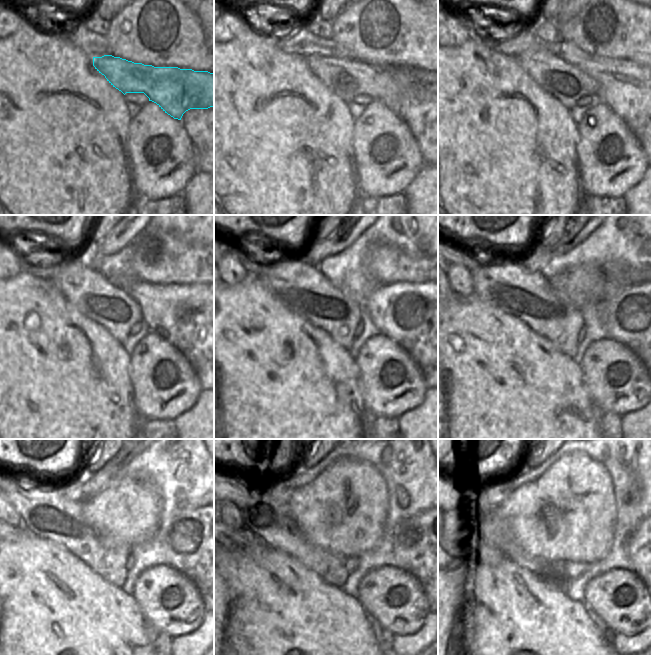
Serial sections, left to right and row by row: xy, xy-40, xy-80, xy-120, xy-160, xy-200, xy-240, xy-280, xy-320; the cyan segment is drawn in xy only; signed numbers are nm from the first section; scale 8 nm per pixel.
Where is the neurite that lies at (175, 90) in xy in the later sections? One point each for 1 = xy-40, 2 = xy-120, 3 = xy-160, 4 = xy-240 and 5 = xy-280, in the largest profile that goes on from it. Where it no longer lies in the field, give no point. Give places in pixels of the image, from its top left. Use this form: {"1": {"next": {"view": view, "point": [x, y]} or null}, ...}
{"1": {"next": {"view": "xy-40", "point": [349, 77]}}, "2": {"next": {"view": "xy-120", "point": [90, 291]}}, "3": {"next": {"view": "xy-160", "point": [294, 277]}}, "4": {"next": {"view": "xy-240", "point": [62, 508]}}, "5": {"next": {"view": "xy-280", "point": [245, 498]}}}

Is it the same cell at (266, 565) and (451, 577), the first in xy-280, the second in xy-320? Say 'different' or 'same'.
different

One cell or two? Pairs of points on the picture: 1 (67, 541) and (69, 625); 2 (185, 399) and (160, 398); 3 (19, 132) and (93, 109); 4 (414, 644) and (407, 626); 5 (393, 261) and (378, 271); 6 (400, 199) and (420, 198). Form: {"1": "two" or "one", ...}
{"1": "two", "2": "one", "3": "one", "4": "two", "5": "one", "6": "two"}

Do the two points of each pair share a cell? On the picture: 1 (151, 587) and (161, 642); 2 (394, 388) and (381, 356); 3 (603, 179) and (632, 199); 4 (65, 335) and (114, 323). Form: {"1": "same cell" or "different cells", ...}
{"1": "different cells", "2": "same cell", "3": "different cells", "4": "different cells"}

